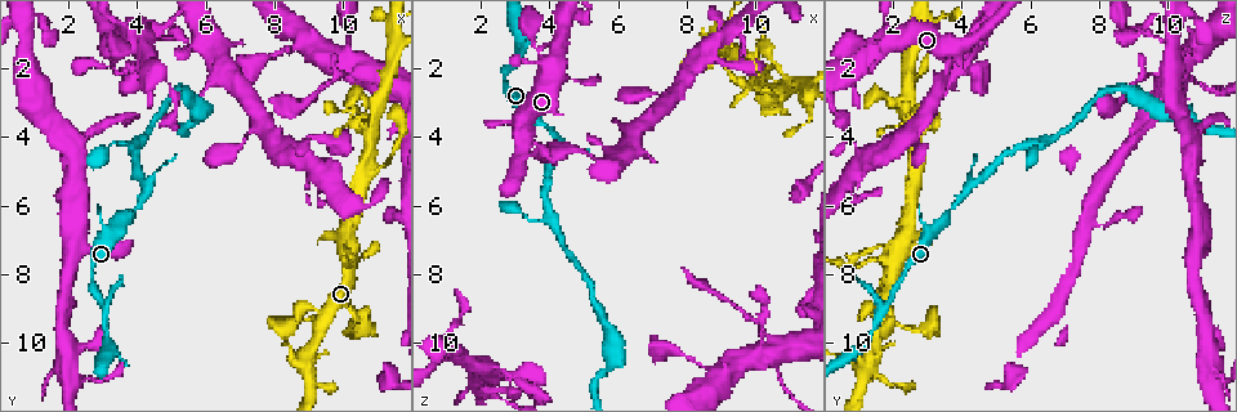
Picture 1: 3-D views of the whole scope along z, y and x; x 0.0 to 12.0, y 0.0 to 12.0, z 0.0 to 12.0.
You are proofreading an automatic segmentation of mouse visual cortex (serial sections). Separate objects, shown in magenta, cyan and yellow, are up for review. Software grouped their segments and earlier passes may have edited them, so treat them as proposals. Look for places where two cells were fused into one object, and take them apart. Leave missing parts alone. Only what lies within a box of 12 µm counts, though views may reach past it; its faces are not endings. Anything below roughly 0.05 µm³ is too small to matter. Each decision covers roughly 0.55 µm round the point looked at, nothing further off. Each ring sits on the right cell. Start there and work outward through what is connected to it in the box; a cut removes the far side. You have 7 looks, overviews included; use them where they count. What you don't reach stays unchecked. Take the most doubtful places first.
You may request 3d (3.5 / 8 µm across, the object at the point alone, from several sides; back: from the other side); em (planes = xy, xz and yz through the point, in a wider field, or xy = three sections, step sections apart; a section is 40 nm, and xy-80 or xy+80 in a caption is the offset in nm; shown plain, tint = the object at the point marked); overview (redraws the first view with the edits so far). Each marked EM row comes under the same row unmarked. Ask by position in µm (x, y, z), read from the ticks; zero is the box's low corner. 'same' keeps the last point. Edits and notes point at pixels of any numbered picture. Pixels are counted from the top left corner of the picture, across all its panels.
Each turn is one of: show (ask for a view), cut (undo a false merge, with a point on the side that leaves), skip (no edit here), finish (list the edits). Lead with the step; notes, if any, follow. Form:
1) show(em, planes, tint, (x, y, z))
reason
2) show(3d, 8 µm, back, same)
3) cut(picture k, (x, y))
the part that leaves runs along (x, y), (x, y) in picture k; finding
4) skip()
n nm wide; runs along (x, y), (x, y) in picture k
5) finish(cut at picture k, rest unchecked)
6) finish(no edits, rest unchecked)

show(3d, 3.5 µm, (3.8, 1.2, 1.8))
a narrow waist

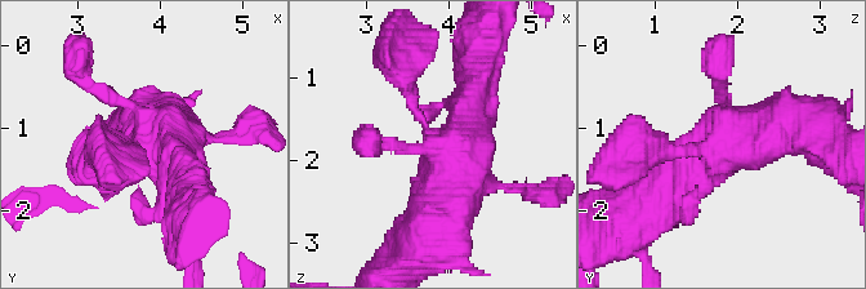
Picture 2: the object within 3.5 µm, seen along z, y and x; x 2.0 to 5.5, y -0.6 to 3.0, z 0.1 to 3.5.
show(em, xy, step 5, tint, (3.85, 1.25, 1.75))

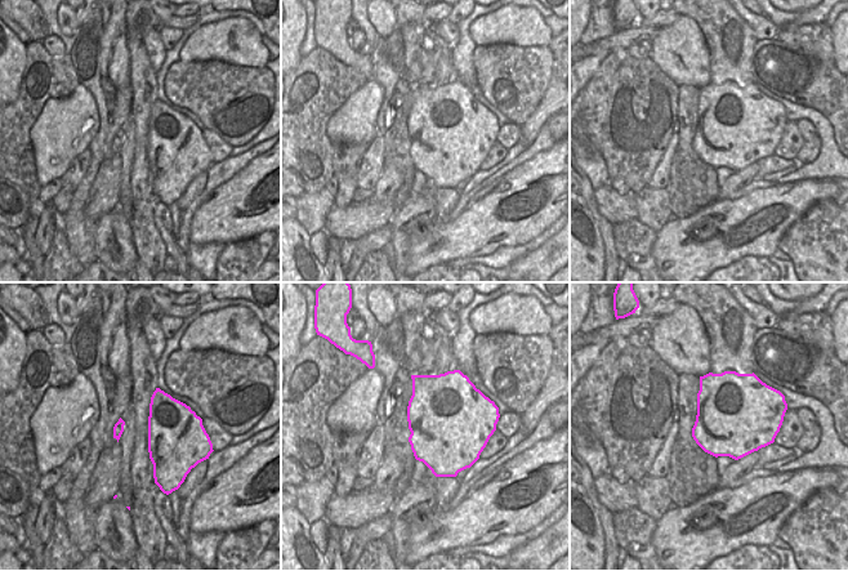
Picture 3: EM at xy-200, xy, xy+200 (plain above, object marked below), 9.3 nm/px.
show(em, xy, step 3, tint, same)
another direction

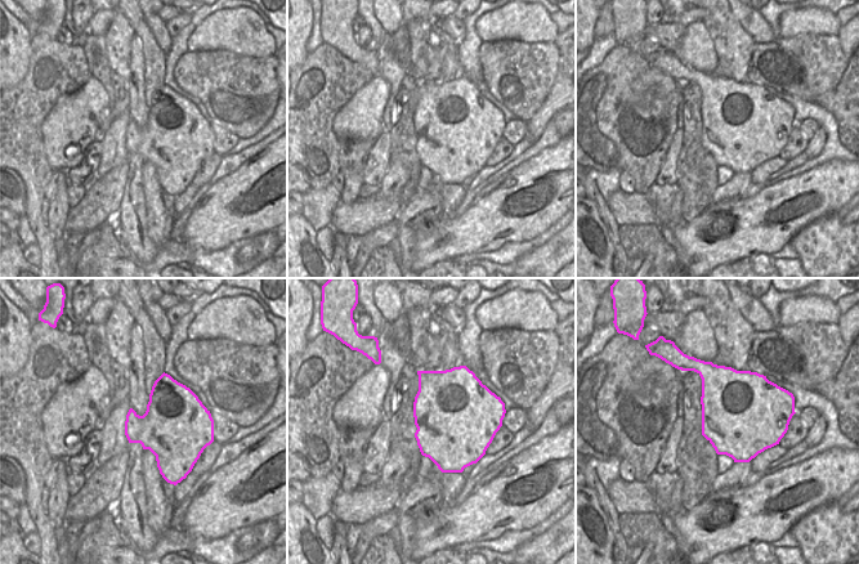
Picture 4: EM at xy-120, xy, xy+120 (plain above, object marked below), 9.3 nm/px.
skip()
runs along (808, 127), (732, 134), (666, 178) in picture 2; all the same cell

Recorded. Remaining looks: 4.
show(3d, 8 µm, (10.1, 7.3, 2.2))
side arm on a straight run

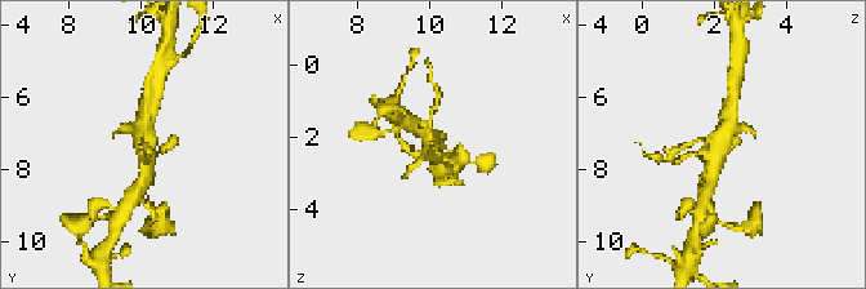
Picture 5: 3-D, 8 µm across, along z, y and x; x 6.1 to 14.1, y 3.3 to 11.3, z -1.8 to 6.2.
show(3d, 3.5 µm, (10.1, 7.4, 2.2))

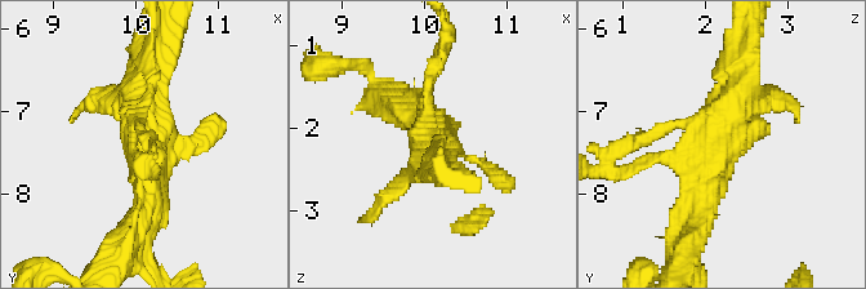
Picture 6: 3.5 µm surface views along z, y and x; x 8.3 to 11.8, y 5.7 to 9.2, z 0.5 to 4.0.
show(em, xy, step 1, tint, same)
shape alone is not enough

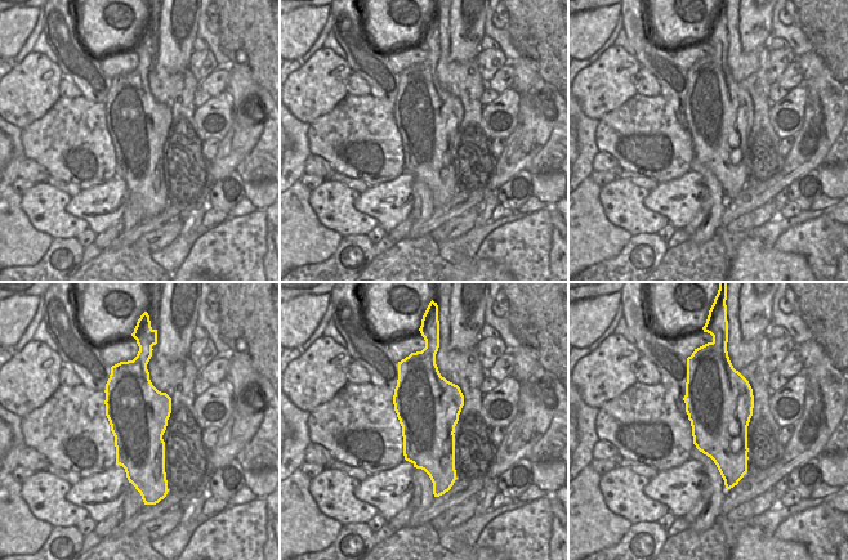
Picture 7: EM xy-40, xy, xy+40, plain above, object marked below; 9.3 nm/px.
skip()
runs along (700, 217), (742, 54) in picture 6; all the same cell

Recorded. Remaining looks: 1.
finish(no edits, rest unchecked)

